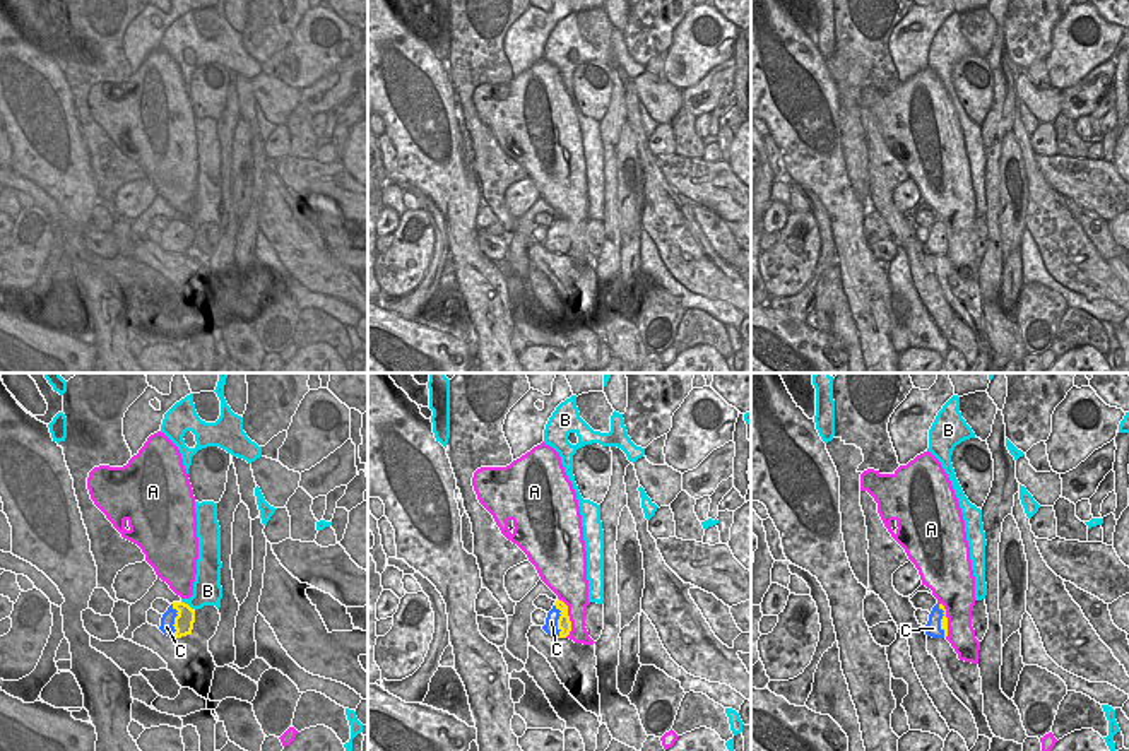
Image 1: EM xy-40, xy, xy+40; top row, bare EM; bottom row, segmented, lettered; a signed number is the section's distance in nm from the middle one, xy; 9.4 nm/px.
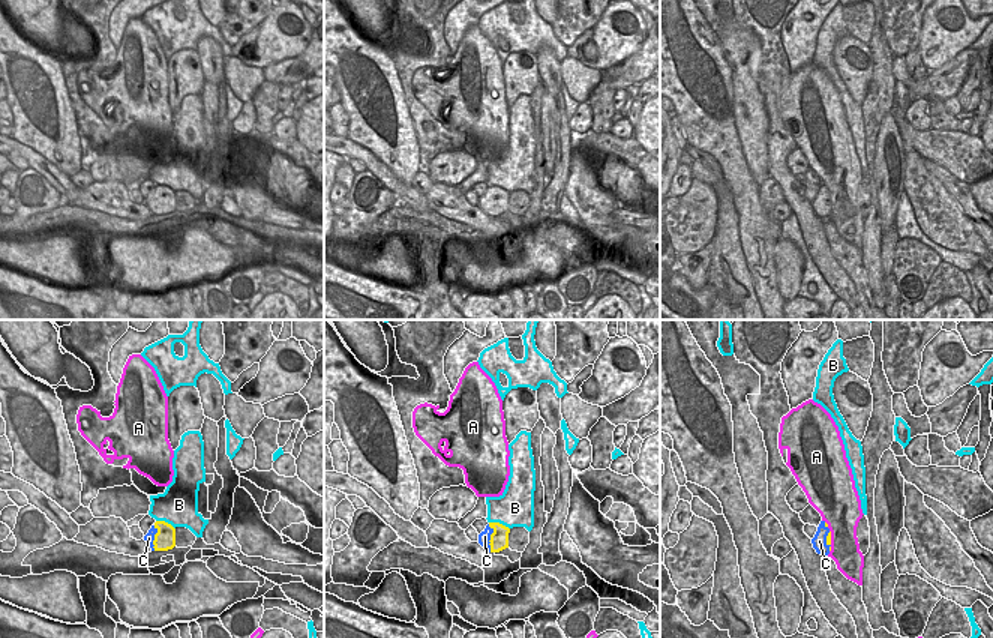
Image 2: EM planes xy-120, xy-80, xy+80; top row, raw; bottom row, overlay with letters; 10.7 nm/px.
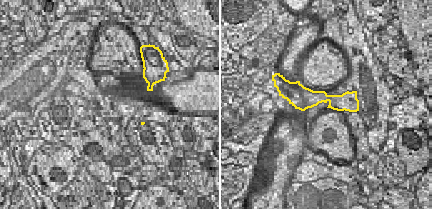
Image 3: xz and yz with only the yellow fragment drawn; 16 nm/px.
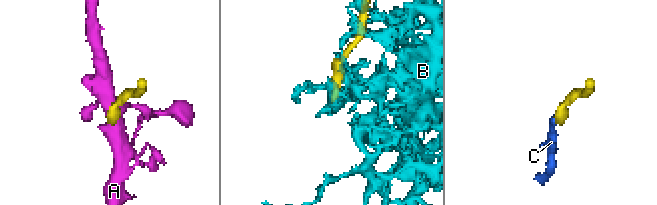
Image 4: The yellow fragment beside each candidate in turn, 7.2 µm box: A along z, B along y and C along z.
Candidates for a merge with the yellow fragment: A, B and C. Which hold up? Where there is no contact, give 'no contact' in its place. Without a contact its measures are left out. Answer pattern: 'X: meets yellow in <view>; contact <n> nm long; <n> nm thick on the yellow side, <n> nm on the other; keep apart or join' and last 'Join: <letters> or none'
A: meets yellow in xy; contact 400 nm long; 130 nm thick on the yellow side, 280 nm on the other; keep apart
B: meets yellow in xy-40; contact 140 nm long; 190 nm thick on the yellow side, 280 nm on the other; keep apart
C: meets yellow in xy; contact 320 nm long; 130 nm thick on the yellow side, 130 nm on the other; keep apart
Join: none

